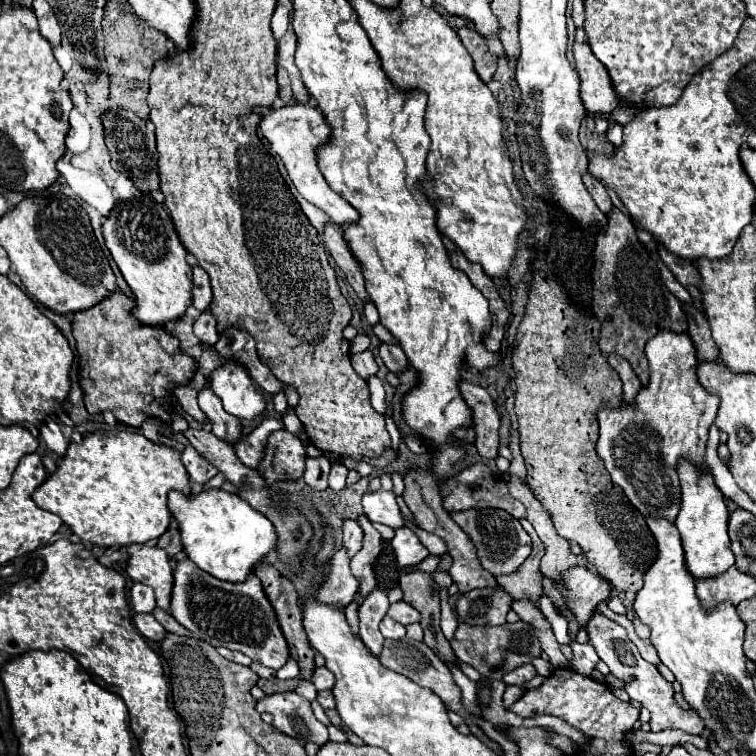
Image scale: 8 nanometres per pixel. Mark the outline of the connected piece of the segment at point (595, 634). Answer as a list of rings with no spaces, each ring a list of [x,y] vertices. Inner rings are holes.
[[[596,613],[590,619],[586,631],[588,631],[590,643],[594,645],[598,657],[608,665],[610,673],[624,683],[624,691],[630,695],[630,699],[638,701],[642,707],[646,707],[650,711],[650,715],[652,715],[652,719],[650,719],[652,731],[682,729],[682,731],[692,733],[692,735],[700,735],[702,733],[704,725],[702,725],[702,719],[698,717],[698,713],[694,713],[692,709],[686,711],[686,709],[682,709],[674,701],[674,687],[672,687],[672,683],[668,683],[652,663],[648,663],[648,661],[644,661],[640,657],[636,645],[630,639],[626,639],[626,629],[624,627],[620,627],[614,621],[610,621],[602,613]]]

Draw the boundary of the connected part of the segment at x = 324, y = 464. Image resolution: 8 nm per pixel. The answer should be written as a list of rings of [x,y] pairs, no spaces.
[[[320,455],[316,459],[306,459],[306,473],[304,481],[314,491],[324,491],[328,487],[328,473],[330,473],[330,461],[326,455]]]

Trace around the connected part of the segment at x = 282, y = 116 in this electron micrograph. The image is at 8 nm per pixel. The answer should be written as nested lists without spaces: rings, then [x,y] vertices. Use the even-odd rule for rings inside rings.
[[[290,101],[290,105],[284,105],[282,109],[256,109],[262,115],[260,131],[270,141],[272,149],[278,153],[278,157],[284,161],[284,167],[298,189],[298,193],[308,199],[312,205],[320,207],[334,225],[350,225],[358,221],[358,211],[344,201],[338,193],[334,193],[328,183],[324,181],[324,175],[320,173],[316,165],[316,149],[330,139],[330,125],[326,123],[324,115],[312,107],[312,105],[300,105],[296,101]]]

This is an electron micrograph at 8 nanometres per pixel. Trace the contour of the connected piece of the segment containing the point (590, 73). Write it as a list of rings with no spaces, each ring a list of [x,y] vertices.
[[[582,27],[576,29],[576,41],[572,45],[572,51],[576,71],[580,75],[580,97],[586,111],[614,111],[620,101],[612,89],[604,65],[594,57]]]

